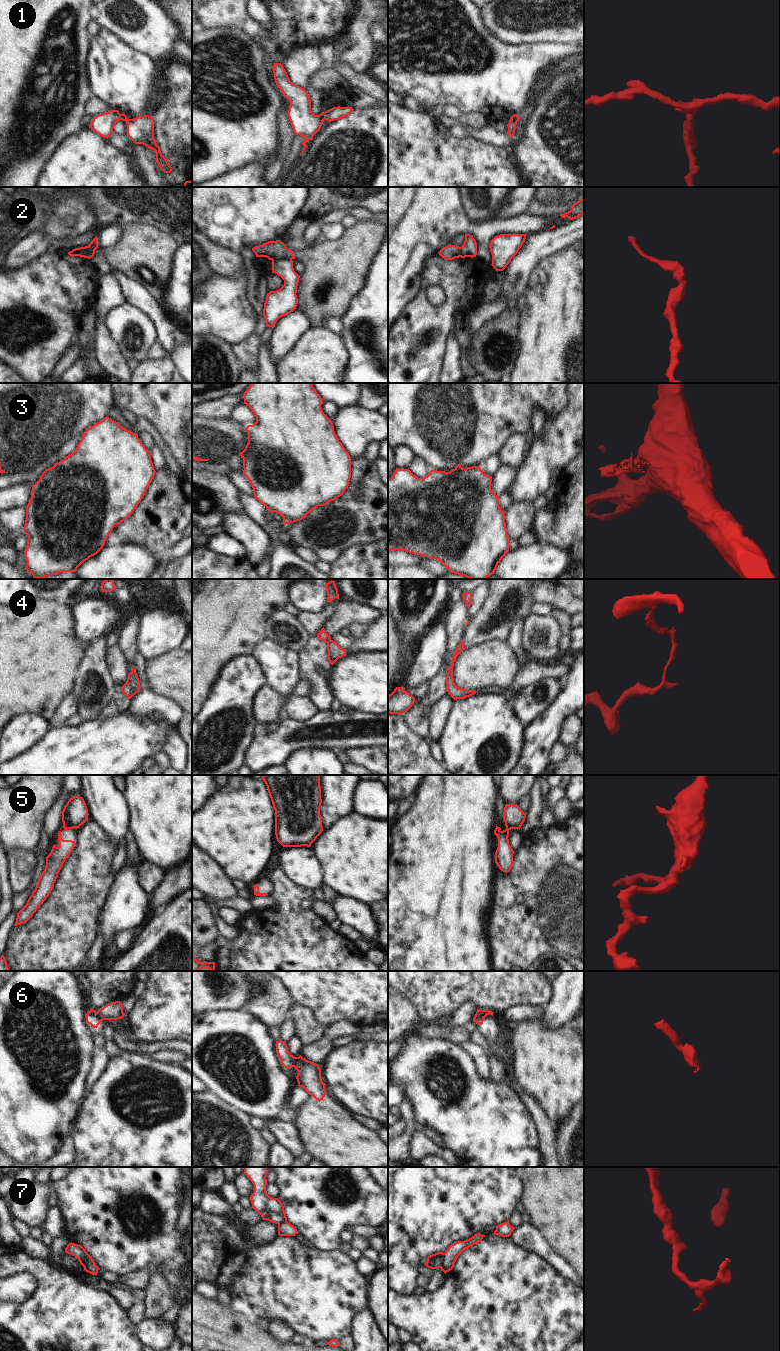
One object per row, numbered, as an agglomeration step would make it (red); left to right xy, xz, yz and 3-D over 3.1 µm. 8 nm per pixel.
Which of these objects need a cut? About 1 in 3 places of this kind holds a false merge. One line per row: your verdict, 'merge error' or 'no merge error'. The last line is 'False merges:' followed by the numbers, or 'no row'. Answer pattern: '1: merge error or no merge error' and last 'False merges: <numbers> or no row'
1: merge error
2: merge error
3: merge error
4: merge error
5: no merge error
6: merge error
7: merge error
False merges: 1, 2, 3, 4, 6, 7

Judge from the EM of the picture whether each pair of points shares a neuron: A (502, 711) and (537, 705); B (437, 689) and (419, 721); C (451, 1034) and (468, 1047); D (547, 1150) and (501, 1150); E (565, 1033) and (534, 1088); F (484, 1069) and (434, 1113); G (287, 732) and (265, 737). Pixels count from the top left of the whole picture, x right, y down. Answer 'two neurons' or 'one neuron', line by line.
A: two neurons
B: one neuron
C: two neurons
D: two neurons
E: one neuron
F: two neurons
G: one neuron

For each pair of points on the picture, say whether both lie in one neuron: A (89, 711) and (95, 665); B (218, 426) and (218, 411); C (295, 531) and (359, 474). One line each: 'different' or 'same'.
A: same
B: different
C: same

